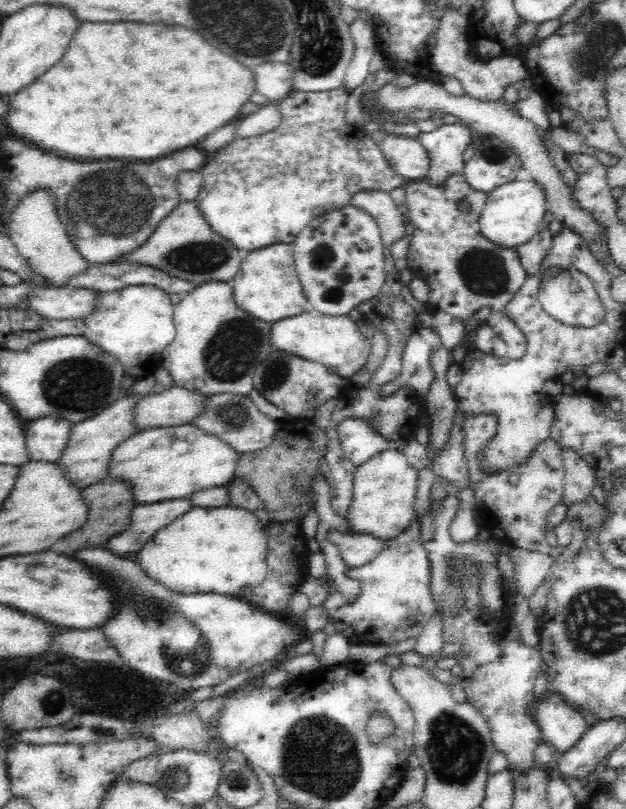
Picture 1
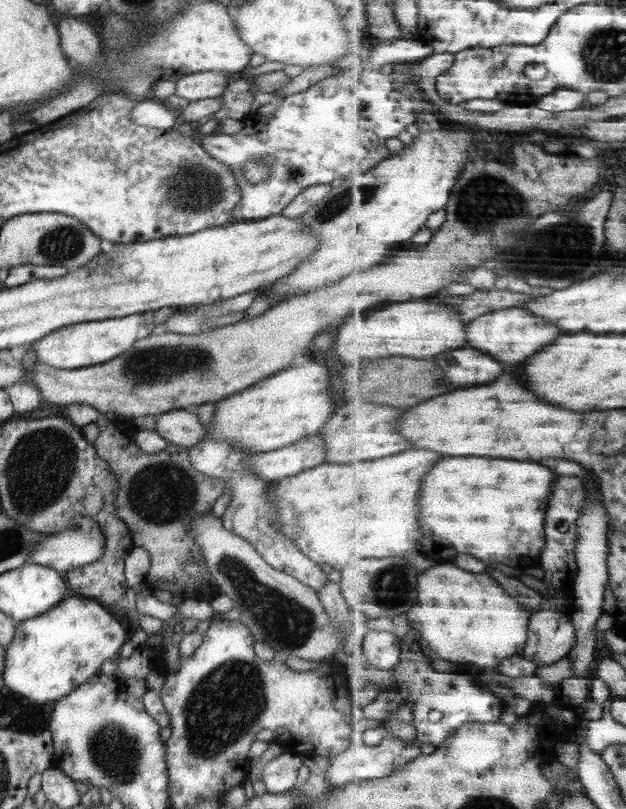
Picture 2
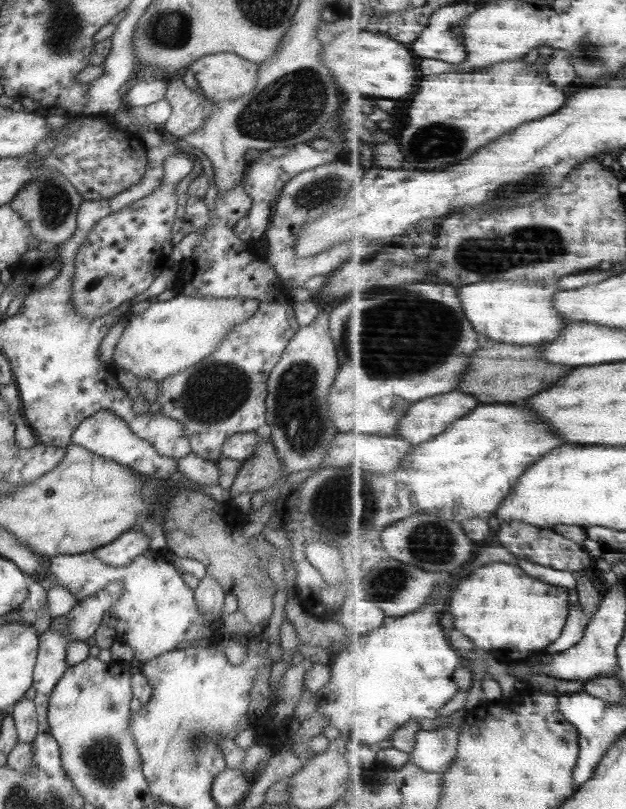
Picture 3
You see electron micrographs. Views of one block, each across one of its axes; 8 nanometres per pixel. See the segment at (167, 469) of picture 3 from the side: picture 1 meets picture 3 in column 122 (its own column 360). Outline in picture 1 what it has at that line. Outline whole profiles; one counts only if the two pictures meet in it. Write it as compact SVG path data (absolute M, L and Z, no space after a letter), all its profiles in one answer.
M344 419L337 426L337 433L346 458L356 467L388 448L404 448L405 438L388 440L362 419Z

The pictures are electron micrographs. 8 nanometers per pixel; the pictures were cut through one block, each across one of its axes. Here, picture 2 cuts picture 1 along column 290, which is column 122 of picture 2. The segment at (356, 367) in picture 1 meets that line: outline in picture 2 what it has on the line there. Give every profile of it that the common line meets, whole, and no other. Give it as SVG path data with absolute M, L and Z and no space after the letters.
M135 313L119 318L93 321L81 321L55 329L43 338L36 340L33 347L35 360L56 369L76 369L98 365L120 356L136 342L137 332L141 328L141 314Z

